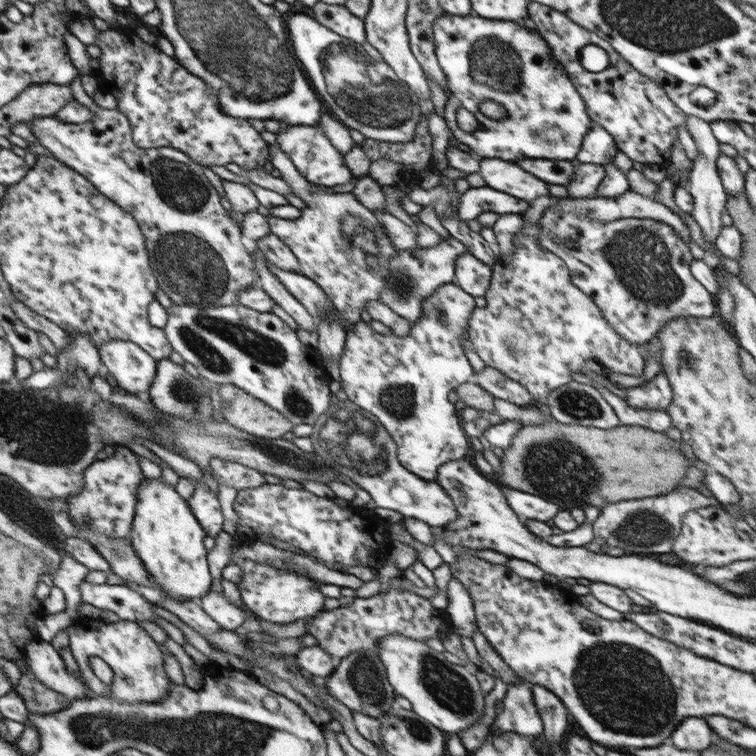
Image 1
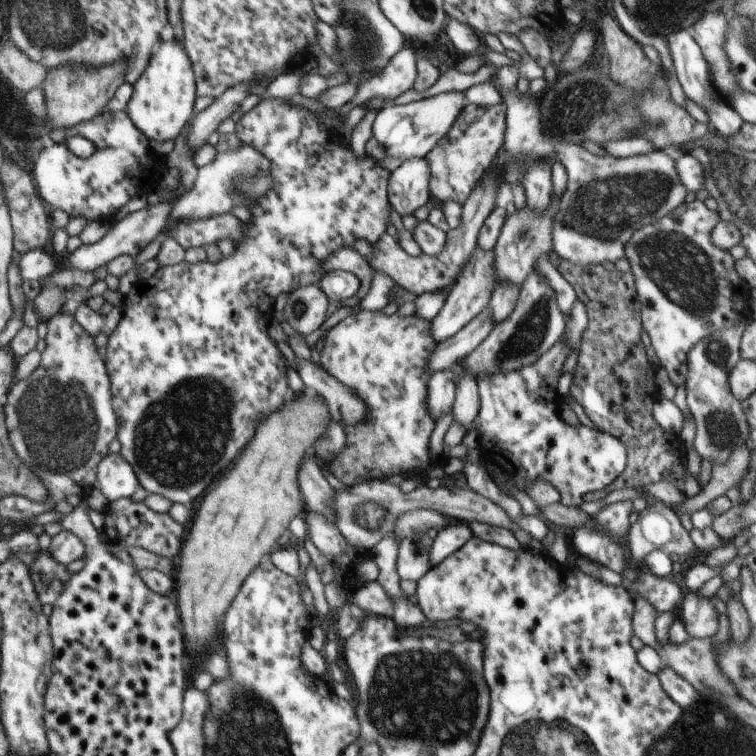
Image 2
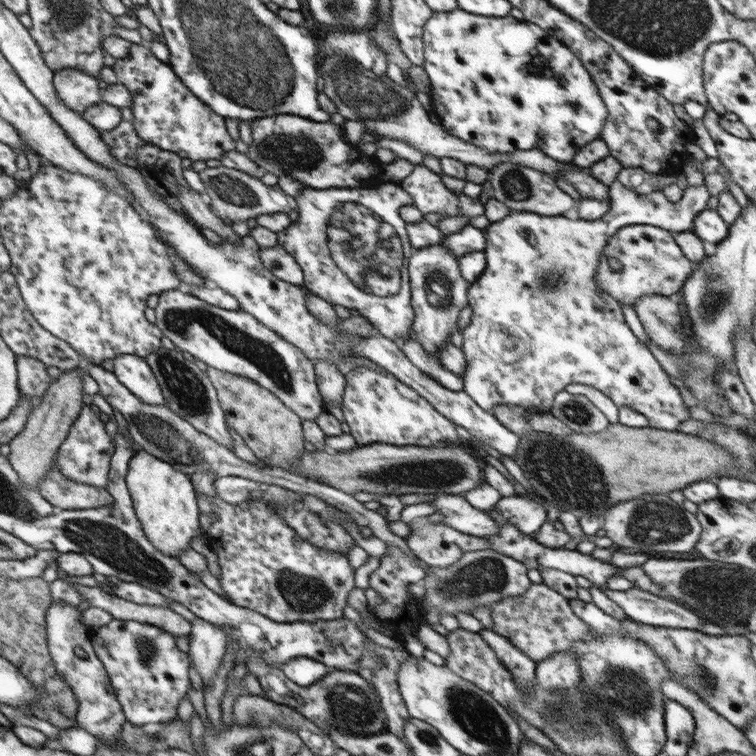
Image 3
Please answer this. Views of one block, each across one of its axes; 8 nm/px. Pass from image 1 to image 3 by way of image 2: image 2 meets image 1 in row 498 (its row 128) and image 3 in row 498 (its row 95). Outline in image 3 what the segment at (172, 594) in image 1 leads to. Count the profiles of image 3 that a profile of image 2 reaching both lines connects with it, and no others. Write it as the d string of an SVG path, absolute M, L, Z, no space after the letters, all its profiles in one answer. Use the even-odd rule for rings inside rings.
M142 449L130 460L125 483L146 537L162 553L178 558L180 551L191 548L192 538L204 536L198 520L200 509L191 475L184 473L182 468L164 462Z

